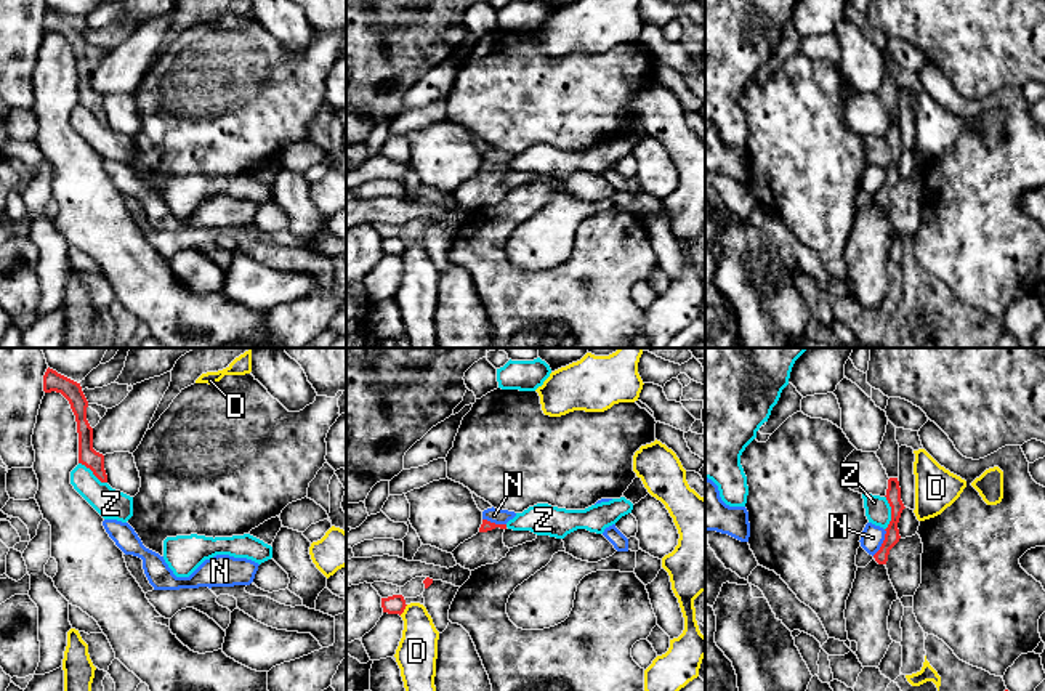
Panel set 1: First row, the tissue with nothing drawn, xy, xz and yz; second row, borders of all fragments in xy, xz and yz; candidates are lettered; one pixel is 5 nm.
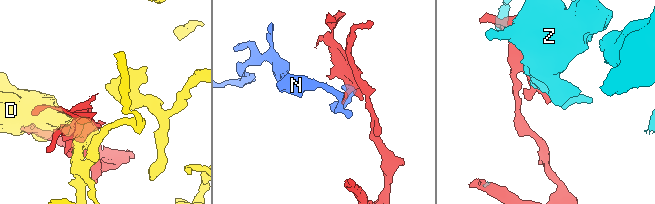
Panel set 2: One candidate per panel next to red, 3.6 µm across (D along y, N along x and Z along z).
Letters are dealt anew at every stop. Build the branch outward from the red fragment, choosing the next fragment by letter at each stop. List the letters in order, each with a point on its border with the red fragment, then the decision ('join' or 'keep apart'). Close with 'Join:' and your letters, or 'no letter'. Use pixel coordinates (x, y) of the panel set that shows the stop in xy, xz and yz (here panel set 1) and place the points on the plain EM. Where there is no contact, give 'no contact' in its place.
D: contact xz (404, 249); keep apart
N: contact yz (883, 183); keep apart
Z: contact yz (891, 154); keep apart
Join: no letter

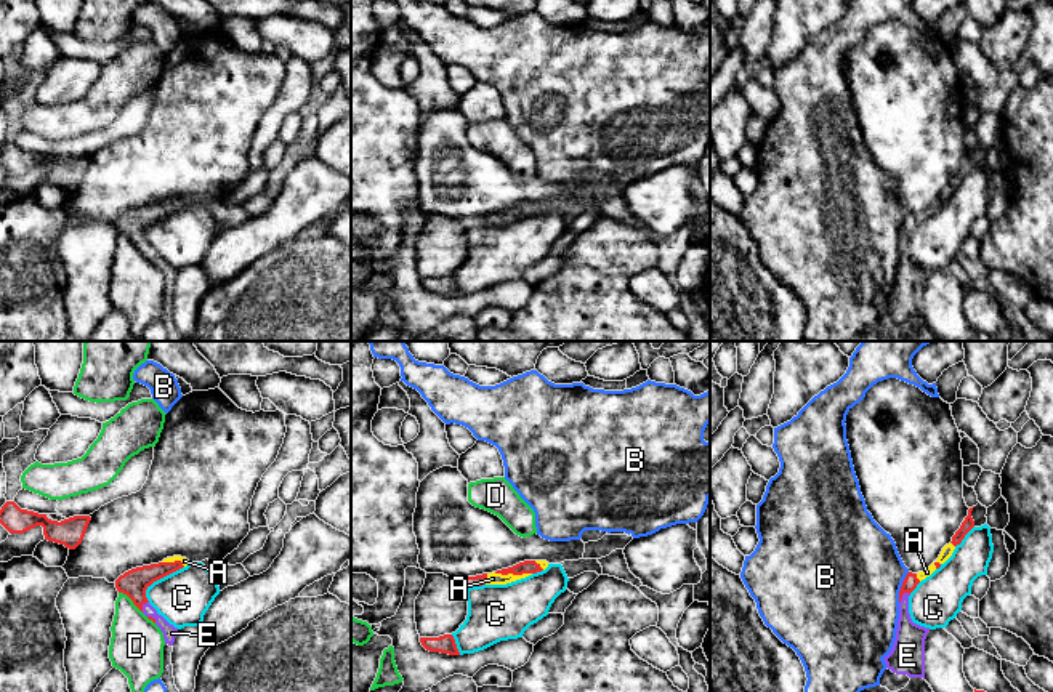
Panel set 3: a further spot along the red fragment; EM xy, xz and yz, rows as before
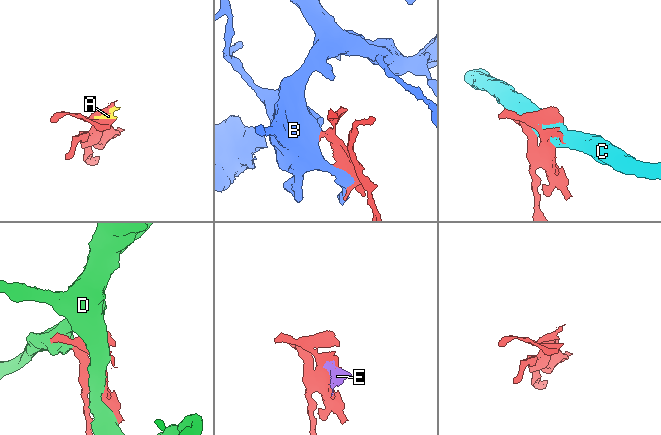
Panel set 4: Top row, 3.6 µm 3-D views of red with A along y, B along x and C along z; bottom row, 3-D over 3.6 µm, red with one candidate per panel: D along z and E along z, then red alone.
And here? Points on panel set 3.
A: contact xz (513, 215); join
B: contact yz (901, 228); keep apart
C: contact xy (159, 220); keep apart
D: contact xy (132, 241); keep apart
E: contact yz (901, 237); join
Join: A, E

